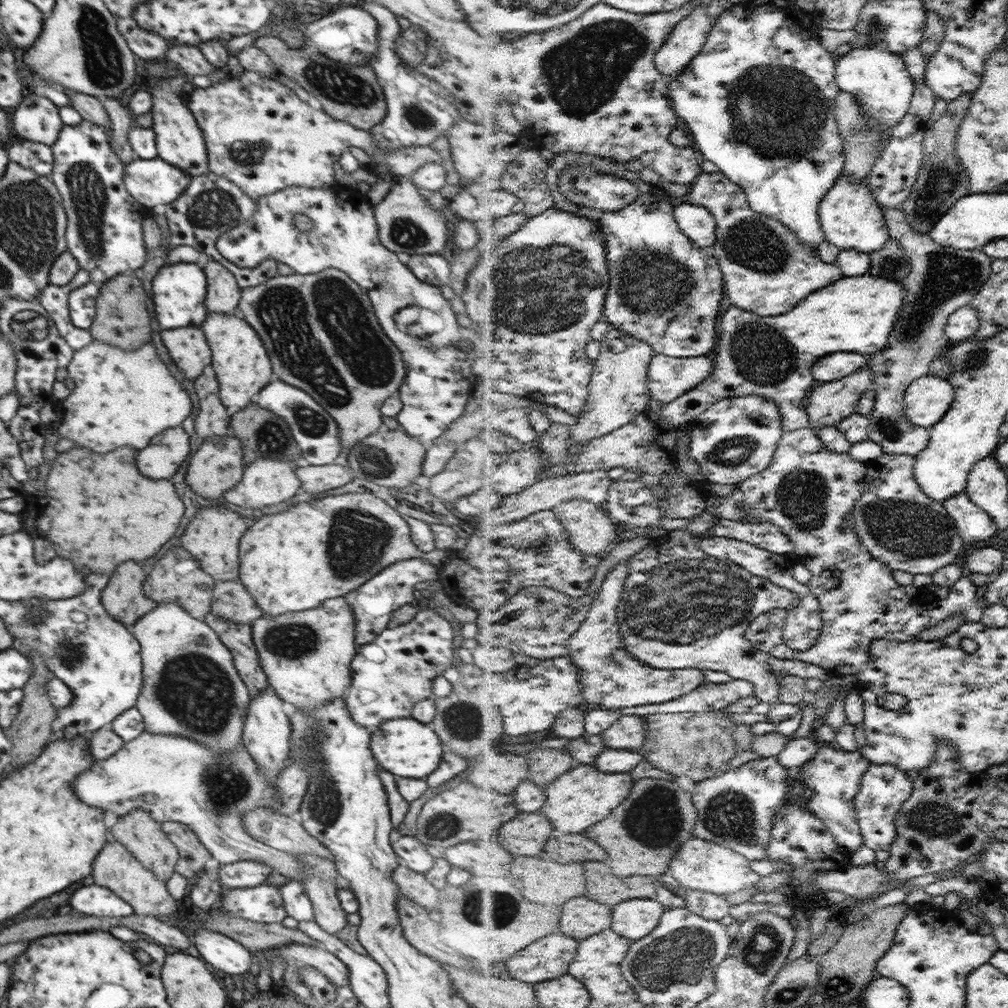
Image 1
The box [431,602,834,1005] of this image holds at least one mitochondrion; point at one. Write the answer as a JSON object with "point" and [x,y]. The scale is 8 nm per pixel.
{"point":[683,957]}

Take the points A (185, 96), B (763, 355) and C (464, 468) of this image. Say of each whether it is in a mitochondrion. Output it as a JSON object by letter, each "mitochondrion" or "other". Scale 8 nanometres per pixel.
{"A":"other","B":"mitochondrion","C":"mitochondrion"}

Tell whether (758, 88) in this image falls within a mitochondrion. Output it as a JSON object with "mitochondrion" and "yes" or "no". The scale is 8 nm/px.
{"mitochondrion":"yes"}

